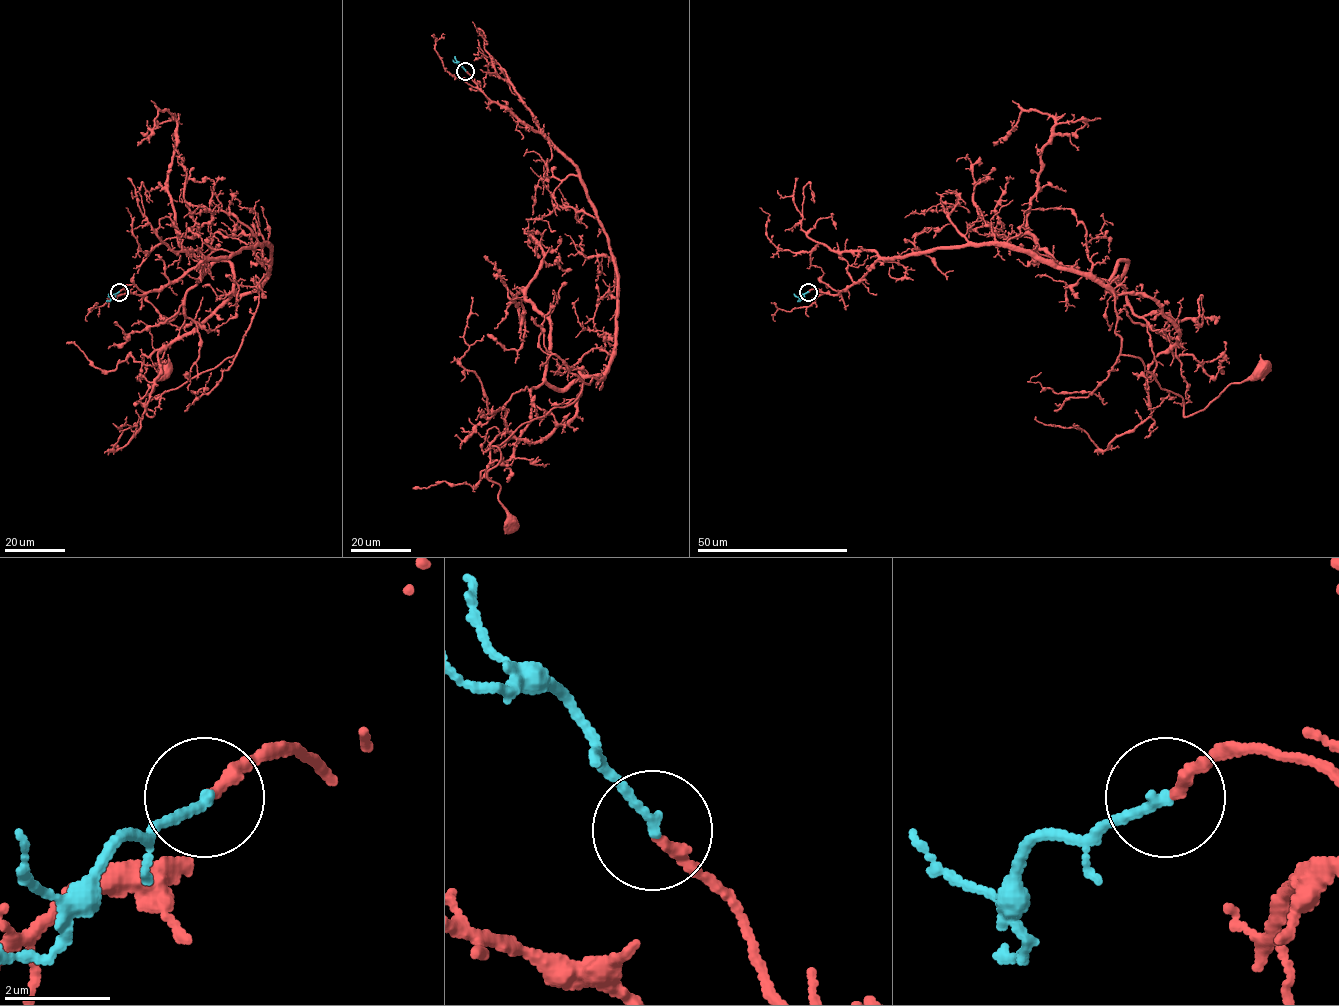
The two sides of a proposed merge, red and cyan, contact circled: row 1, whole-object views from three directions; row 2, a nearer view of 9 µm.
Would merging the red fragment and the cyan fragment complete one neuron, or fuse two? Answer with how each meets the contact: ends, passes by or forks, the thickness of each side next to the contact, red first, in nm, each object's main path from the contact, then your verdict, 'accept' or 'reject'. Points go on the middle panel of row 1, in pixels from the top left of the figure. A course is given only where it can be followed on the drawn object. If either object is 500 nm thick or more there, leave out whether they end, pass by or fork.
red ends there; cyan ends there; 200 nm thick on the red side, 180 nm on the other; red runs (465, 71), (575, 167), (617, 279), (605, 377), (493, 446), (500, 460), (487, 478), (500, 487), (509, 526); cyan runs (465, 70), (459, 62), (452, 60); accept

